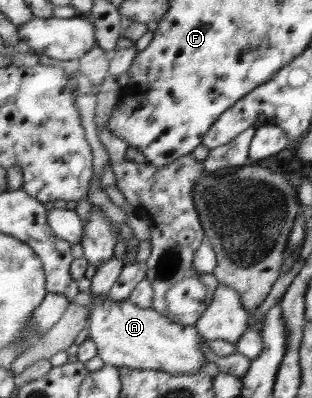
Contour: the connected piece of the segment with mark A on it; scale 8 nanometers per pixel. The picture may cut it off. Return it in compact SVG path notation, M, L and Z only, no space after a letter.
M92 293L84 336L92 338L98 344L101 358L106 364L141 369L164 369L174 374L196 373L202 369L202 363L207 360L201 350L204 339L198 334L195 324L184 326L158 309L139 306L131 299L117 302L111 294L96 296Z

